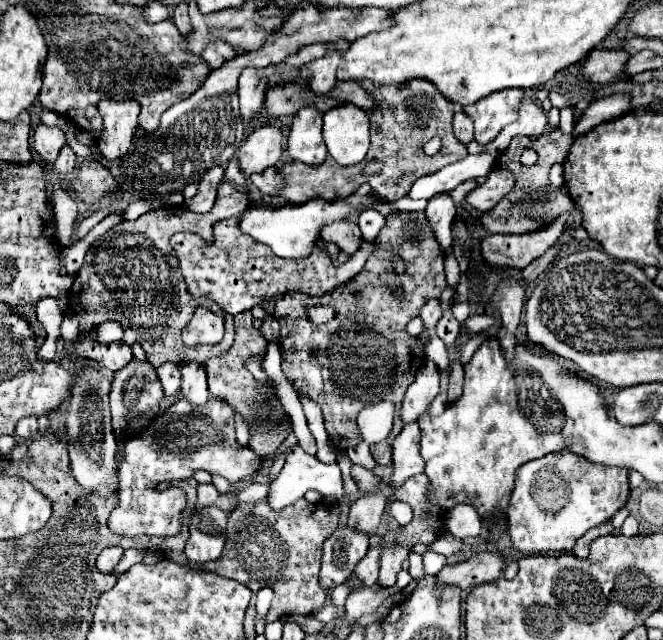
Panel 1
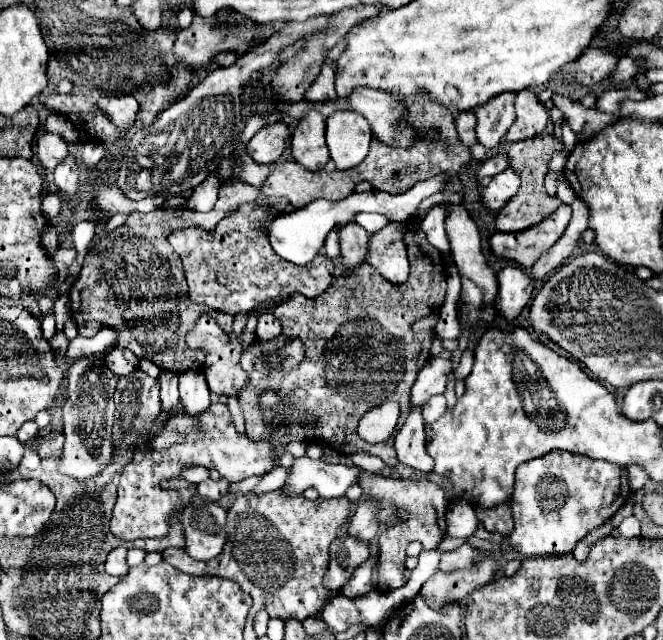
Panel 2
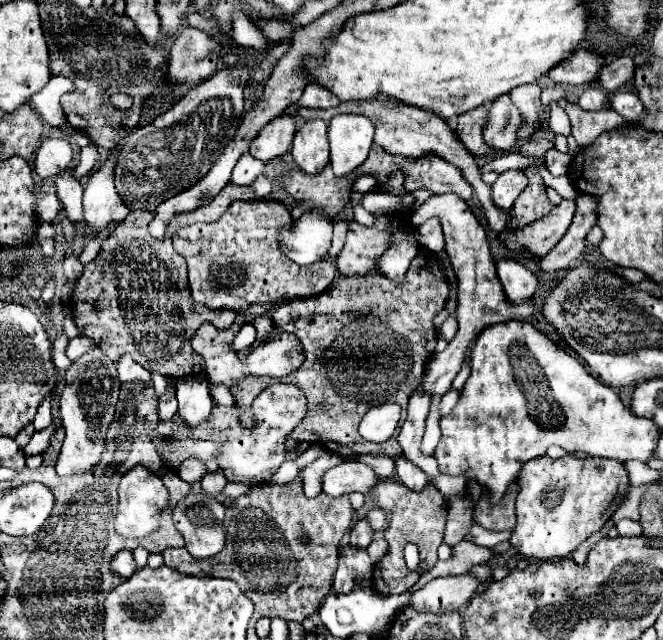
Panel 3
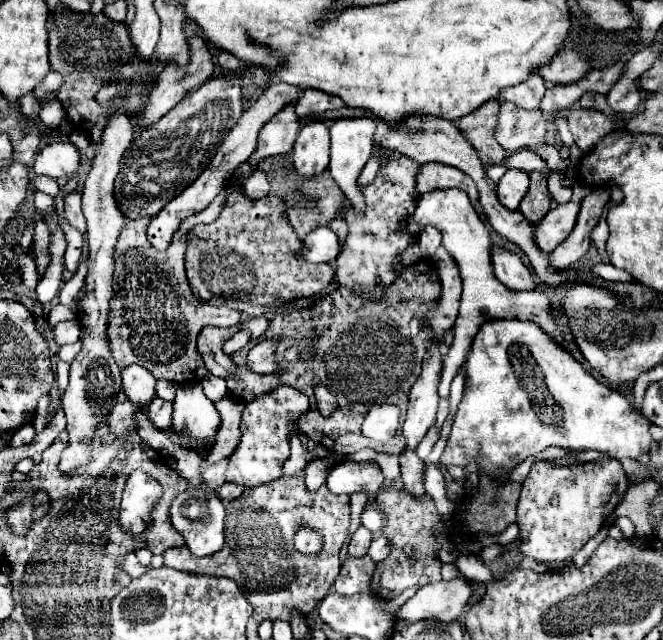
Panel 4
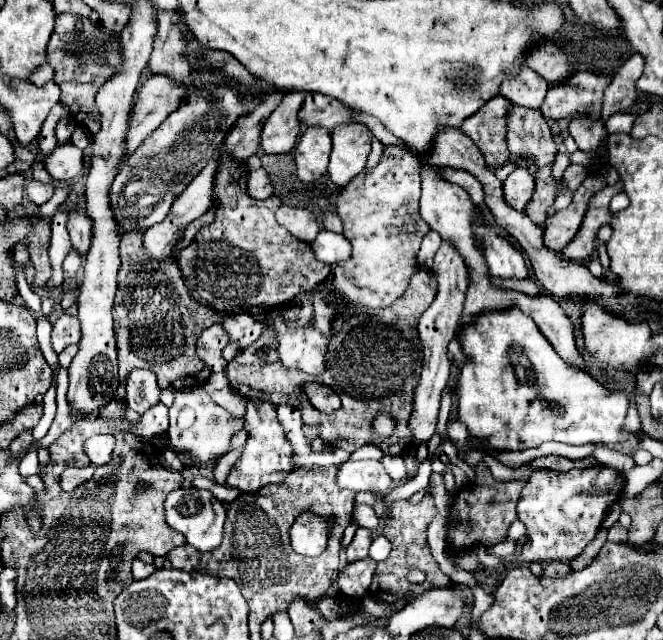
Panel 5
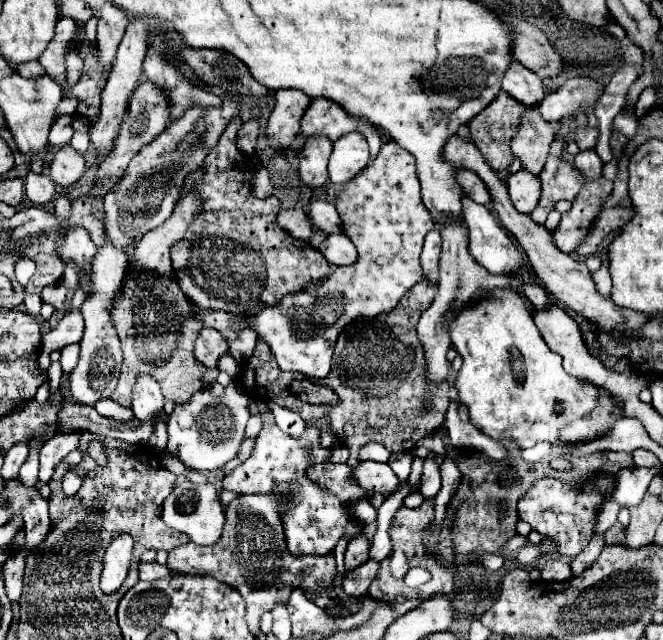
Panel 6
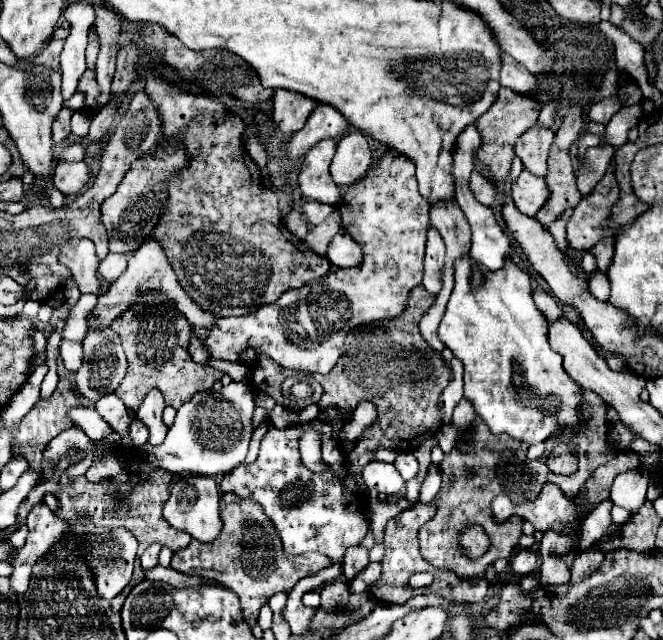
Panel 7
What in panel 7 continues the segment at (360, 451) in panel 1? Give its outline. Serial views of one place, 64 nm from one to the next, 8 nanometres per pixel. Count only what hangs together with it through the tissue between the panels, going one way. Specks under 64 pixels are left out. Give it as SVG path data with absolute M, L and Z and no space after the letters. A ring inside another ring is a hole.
M400 452L394 460L394 466L396 466L396 470L400 472L400 476L404 480L410 480L412 476L418 474L418 462L416 462L412 452Z

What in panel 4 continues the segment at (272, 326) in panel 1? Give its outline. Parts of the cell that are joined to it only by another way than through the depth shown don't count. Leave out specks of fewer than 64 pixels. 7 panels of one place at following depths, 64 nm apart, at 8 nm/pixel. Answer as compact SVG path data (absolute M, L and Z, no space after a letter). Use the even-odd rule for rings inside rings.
M258 316L254 320L244 320L242 322L242 328L250 330L250 334L252 334L254 340L260 340L264 336L264 332L268 330L268 326L270 326L270 320L266 316Z

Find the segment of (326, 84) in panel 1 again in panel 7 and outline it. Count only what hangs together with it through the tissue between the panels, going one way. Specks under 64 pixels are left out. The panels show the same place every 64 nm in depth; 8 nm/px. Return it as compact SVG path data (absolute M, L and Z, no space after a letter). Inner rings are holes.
M318 104L312 114L308 116L308 122L302 130L298 130L290 144L286 146L286 152L290 158L300 158L322 138L336 138L338 134L344 134L344 130L350 128L350 122L330 104Z

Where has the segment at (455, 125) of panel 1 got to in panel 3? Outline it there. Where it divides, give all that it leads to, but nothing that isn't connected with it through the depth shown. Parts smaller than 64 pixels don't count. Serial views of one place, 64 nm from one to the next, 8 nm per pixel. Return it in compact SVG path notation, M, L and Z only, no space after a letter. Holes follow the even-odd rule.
M476 108L472 112L464 112L458 116L456 134L460 142L472 152L474 156L492 156L494 148L488 148L480 136L480 128L484 128L484 116L486 108Z

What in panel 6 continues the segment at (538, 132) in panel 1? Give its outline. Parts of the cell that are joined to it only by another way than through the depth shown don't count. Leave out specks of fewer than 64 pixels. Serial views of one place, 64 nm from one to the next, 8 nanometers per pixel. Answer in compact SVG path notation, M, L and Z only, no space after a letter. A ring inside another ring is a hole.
M520 62L510 64L508 72L502 78L502 90L508 92L516 102L520 100L524 106L538 106L546 96L542 78L538 78Z

